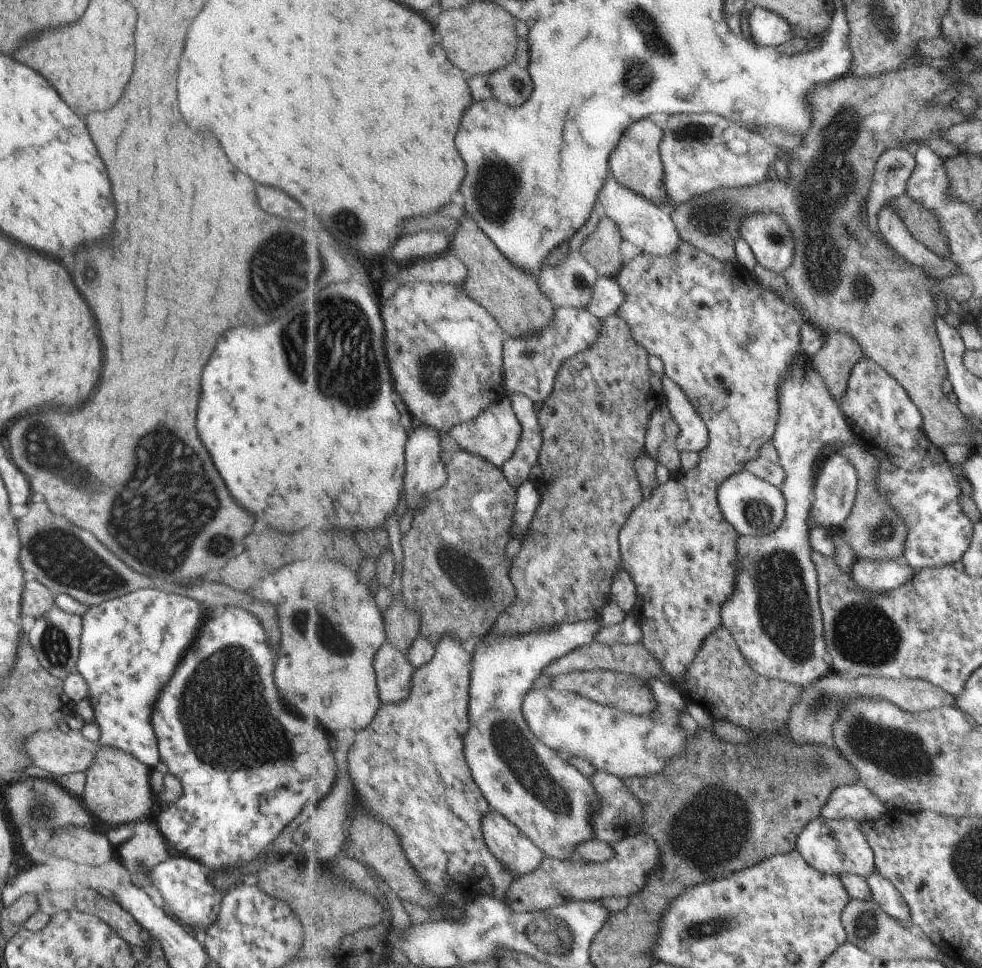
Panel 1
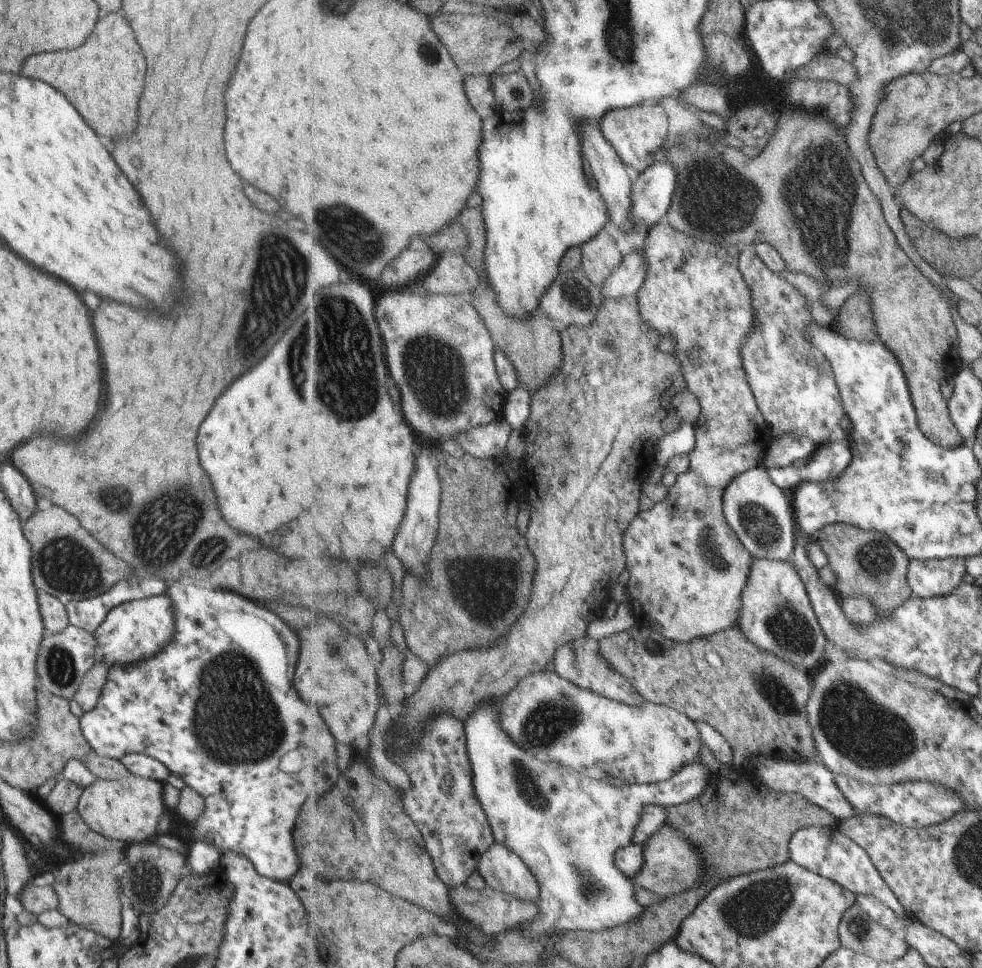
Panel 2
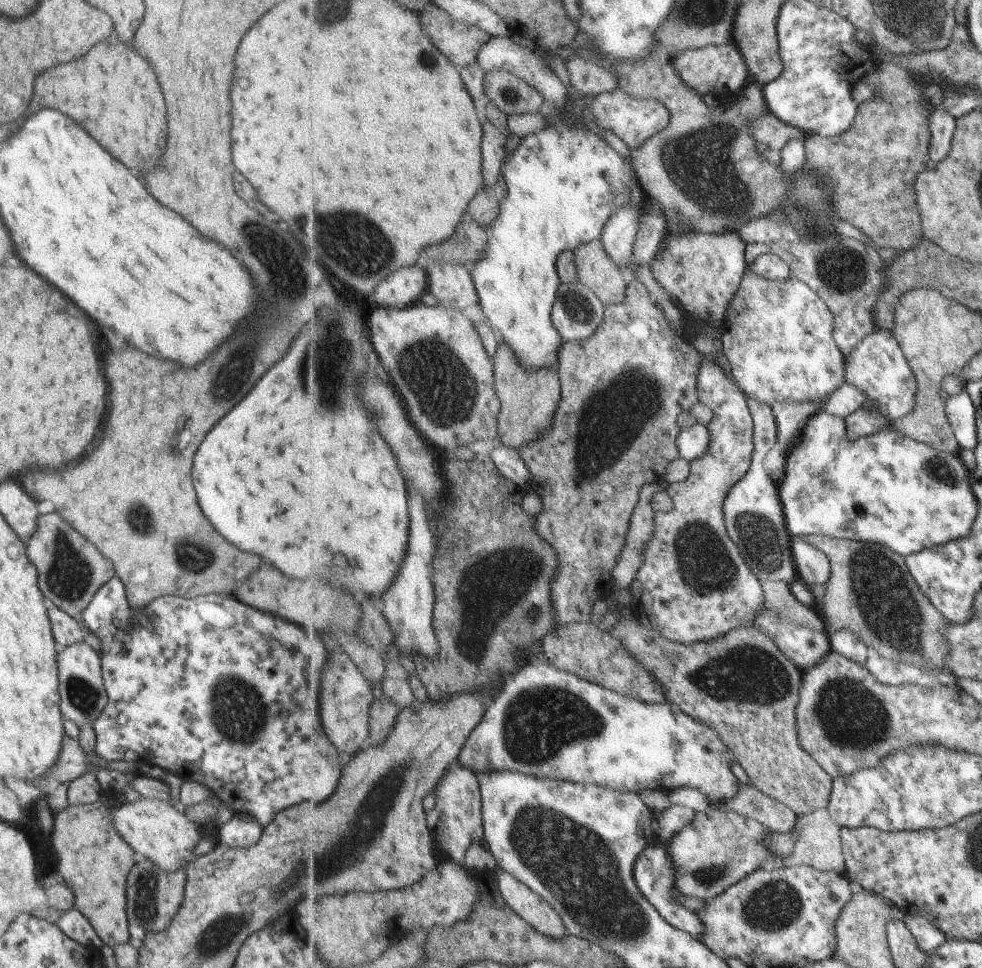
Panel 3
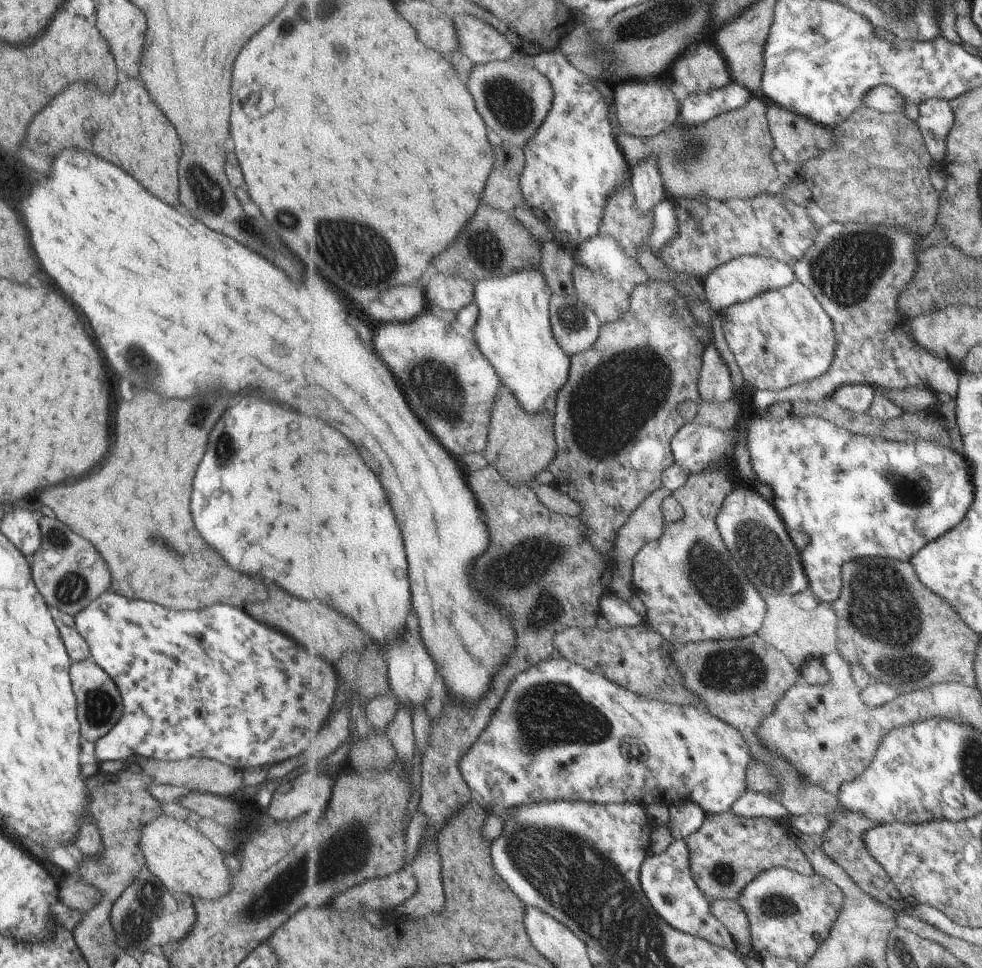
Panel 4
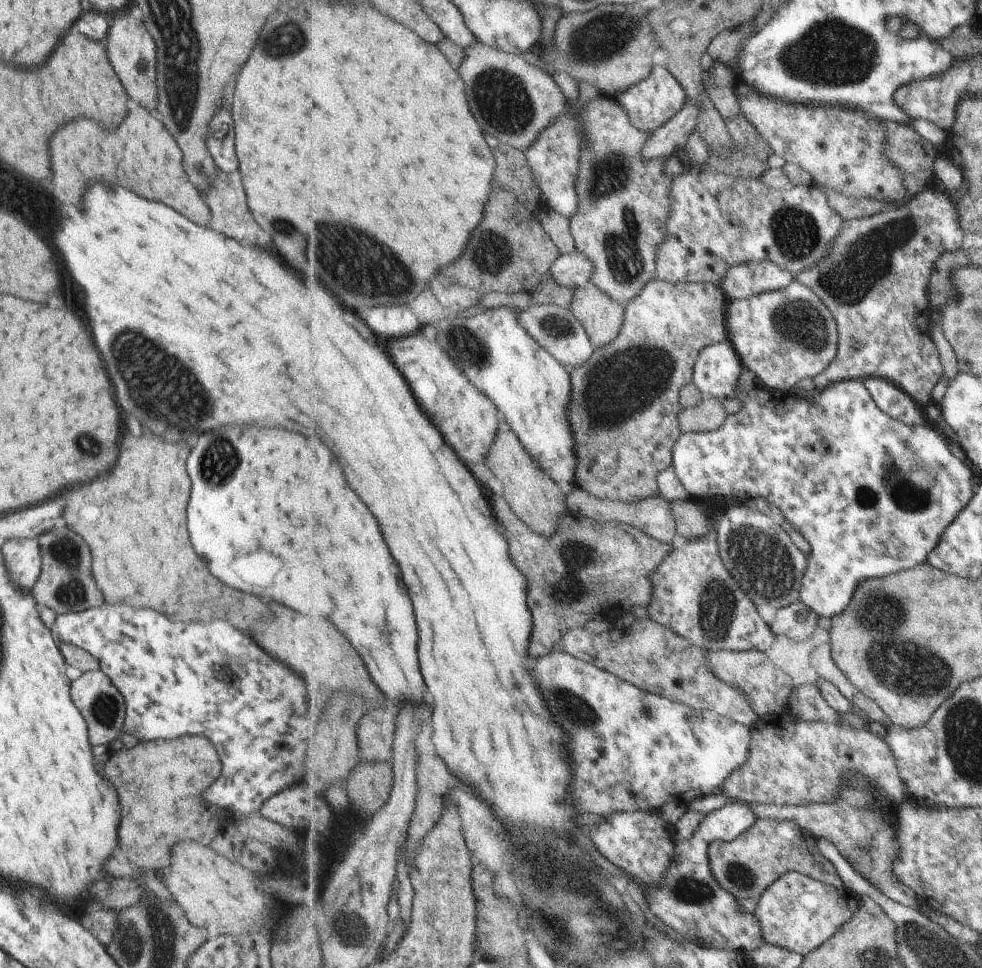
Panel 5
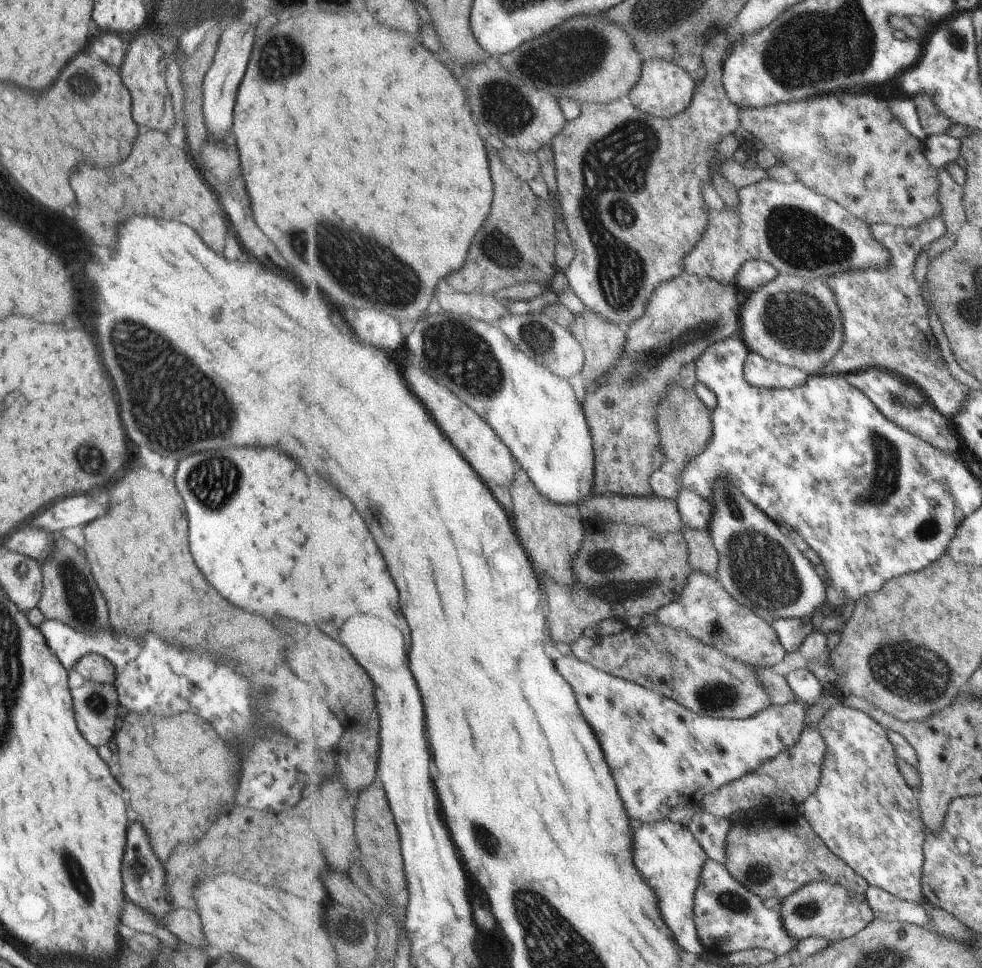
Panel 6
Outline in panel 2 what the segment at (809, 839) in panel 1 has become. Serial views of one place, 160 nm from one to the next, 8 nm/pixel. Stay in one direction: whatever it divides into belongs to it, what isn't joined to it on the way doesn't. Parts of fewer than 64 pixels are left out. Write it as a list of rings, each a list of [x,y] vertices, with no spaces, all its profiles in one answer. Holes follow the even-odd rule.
[[[818,826],[798,830],[790,842],[790,858],[811,872],[837,881],[843,885],[843,888],[854,892],[856,896],[878,898],[883,904],[894,910],[901,919],[908,918],[908,912],[881,876],[870,854],[849,837],[846,837],[837,826]]]

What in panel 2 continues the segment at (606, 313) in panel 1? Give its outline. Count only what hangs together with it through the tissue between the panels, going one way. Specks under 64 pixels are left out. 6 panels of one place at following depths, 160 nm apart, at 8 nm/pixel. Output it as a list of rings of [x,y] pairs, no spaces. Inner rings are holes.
[[[643,242],[630,253],[625,254],[623,262],[615,272],[606,280],[602,288],[607,299],[620,299],[621,297],[637,297],[640,288],[645,284],[648,273],[645,246]]]

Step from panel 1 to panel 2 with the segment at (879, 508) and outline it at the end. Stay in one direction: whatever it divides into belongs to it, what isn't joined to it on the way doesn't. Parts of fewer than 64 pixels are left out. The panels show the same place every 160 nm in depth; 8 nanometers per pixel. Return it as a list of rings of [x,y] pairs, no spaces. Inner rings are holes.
[[[845,523],[827,524],[811,535],[816,553],[825,557],[836,574],[833,588],[841,600],[866,597],[876,607],[876,616],[889,617],[895,609],[912,599],[915,594],[908,581],[909,558],[882,532],[864,531]]]

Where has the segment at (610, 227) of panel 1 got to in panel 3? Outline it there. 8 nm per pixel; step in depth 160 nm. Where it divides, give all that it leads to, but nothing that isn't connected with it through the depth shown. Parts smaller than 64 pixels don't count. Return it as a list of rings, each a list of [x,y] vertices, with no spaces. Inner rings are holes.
[[[601,240],[581,244],[573,252],[578,281],[588,286],[605,308],[621,304],[626,298],[628,278],[608,256]]]

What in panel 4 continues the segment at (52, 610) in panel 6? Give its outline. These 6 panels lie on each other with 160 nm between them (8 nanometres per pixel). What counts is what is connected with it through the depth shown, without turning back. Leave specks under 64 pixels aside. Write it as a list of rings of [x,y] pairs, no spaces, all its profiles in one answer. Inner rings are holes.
[[[43,516],[38,526],[40,545],[29,559],[32,581],[47,607],[55,606],[59,612],[73,617],[107,590],[107,566],[87,540],[73,534],[61,521]]]

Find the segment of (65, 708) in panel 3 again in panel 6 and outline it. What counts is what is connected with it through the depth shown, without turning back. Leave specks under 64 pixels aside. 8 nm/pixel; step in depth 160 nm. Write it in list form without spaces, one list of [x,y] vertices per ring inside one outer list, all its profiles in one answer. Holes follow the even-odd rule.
[[[84,680],[79,687],[71,690],[71,702],[73,702],[77,728],[79,732],[83,732],[83,738],[87,738],[87,744],[91,744],[93,748],[99,748],[114,736],[119,719],[117,717],[118,698],[113,684]]]

